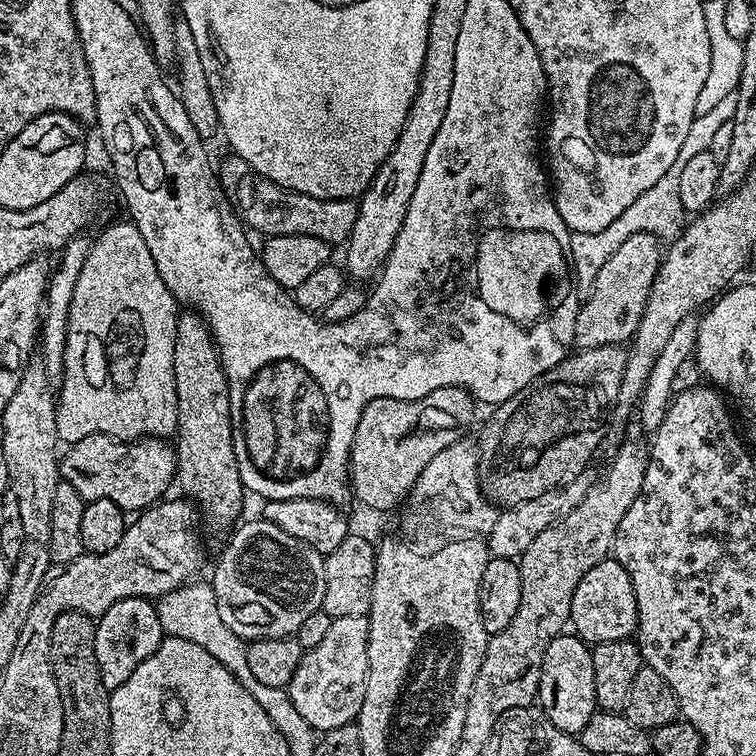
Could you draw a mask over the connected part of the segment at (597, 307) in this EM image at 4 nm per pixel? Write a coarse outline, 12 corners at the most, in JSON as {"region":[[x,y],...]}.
{"region":[[648,232],[610,254],[574,322],[577,349],[627,345],[662,248]]}

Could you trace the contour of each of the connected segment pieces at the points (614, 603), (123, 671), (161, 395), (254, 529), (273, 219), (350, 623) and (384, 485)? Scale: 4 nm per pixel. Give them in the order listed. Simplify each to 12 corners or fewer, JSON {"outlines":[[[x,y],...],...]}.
{"outlines":[[[617,560],[582,574],[570,628],[585,644],[635,633],[634,582]],[[151,599],[114,602],[96,620],[94,658],[122,686],[166,633]],[[130,222],[69,310],[77,433],[175,437],[178,305]],[[263,518],[210,575],[246,642],[291,636],[326,594],[324,557]],[[228,154],[218,175],[241,224],[261,237],[340,246],[355,199],[278,186]],[[338,618],[287,692],[317,733],[366,698],[368,618]],[[465,388],[374,398],[358,418],[350,492],[388,512],[465,435]]]}

